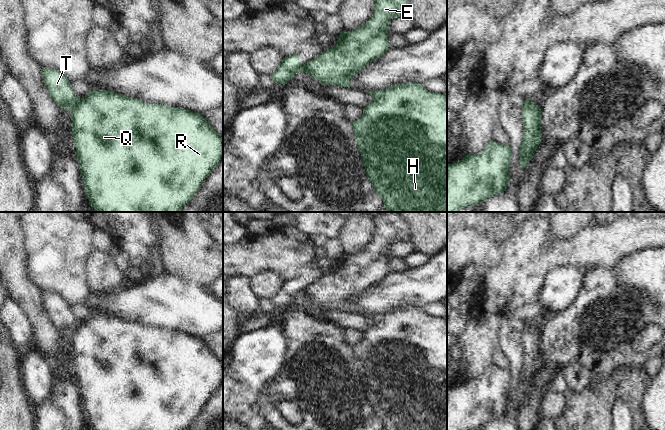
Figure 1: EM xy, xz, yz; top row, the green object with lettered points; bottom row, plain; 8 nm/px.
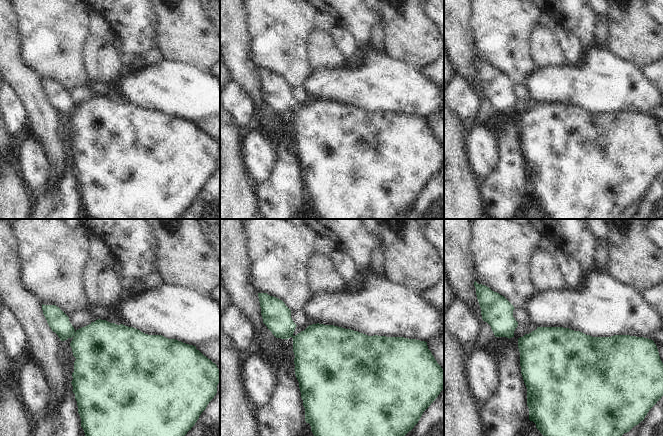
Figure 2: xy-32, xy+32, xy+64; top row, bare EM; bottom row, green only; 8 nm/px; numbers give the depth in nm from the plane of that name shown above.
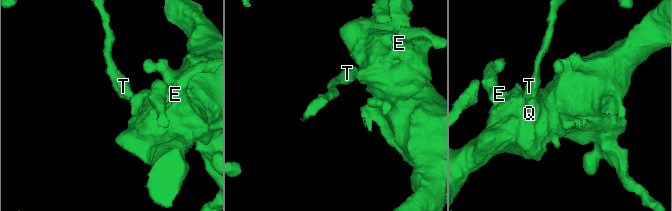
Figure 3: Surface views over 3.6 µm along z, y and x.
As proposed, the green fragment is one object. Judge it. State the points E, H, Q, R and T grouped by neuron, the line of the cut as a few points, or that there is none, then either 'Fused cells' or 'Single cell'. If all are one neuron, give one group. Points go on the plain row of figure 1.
Groups: E H Q R / T. Split along xy (78, 322), (69, 333). Fused cells.

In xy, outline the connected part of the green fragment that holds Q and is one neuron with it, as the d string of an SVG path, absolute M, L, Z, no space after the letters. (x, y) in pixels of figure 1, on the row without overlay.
M94 313L71 331L76 381L90 430L185 430L223 378L223 362L203 341L185 332L148 328L119 317Z

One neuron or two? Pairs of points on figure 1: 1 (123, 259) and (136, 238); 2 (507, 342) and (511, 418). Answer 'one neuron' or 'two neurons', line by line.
1: two neurons
2: one neuron

